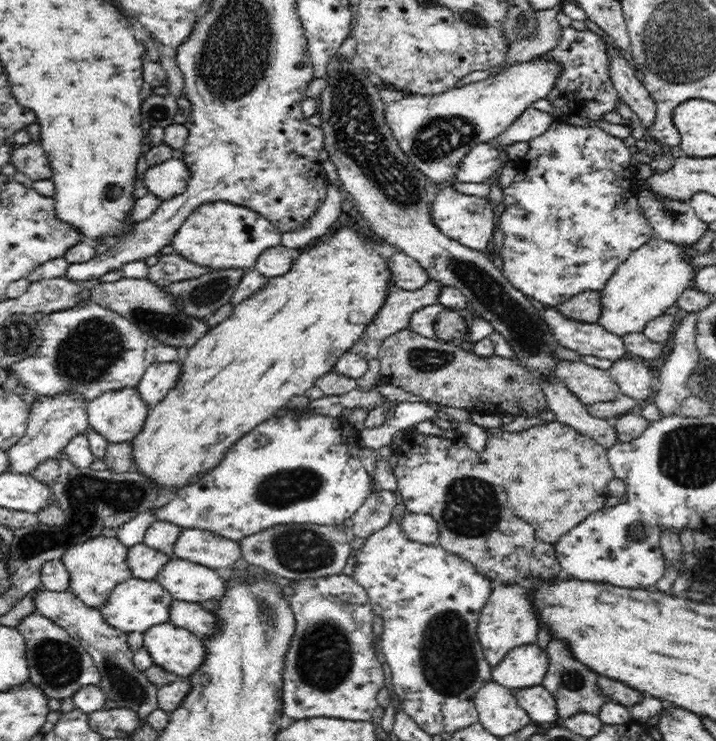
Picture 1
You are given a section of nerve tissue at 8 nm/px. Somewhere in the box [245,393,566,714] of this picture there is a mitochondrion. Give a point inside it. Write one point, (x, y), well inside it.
(448, 659)

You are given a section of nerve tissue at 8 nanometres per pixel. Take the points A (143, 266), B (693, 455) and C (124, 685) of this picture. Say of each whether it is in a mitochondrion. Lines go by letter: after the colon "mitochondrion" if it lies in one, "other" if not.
A: other
B: mitochondrion
C: mitochondrion

